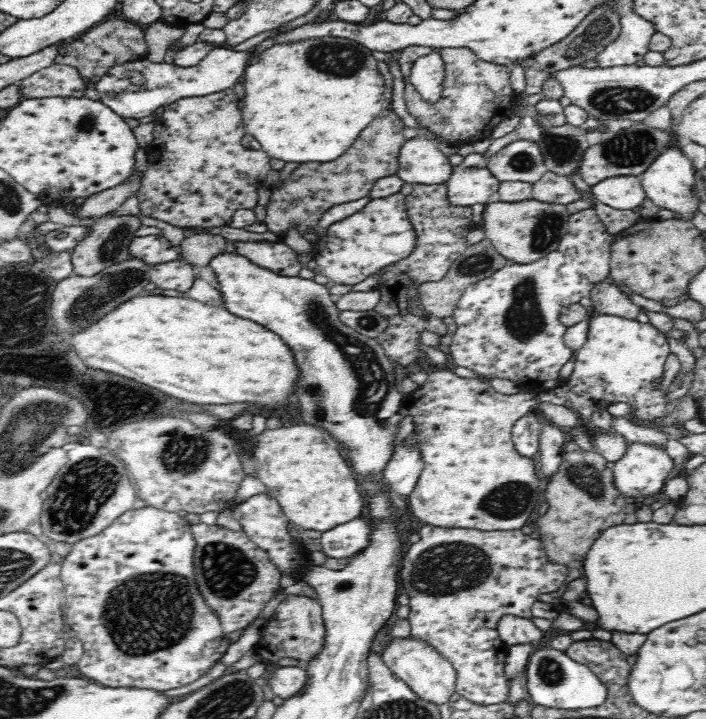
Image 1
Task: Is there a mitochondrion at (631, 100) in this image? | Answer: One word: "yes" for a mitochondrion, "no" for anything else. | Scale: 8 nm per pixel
yes

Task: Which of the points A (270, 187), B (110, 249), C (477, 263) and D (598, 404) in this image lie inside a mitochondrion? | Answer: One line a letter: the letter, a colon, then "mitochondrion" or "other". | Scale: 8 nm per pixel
A: other
B: mitochondrion
C: mitochondrion
D: other

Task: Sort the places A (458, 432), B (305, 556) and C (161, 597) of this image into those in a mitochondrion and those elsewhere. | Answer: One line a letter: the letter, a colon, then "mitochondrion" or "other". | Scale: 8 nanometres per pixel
A: other
B: other
C: mitochondrion

